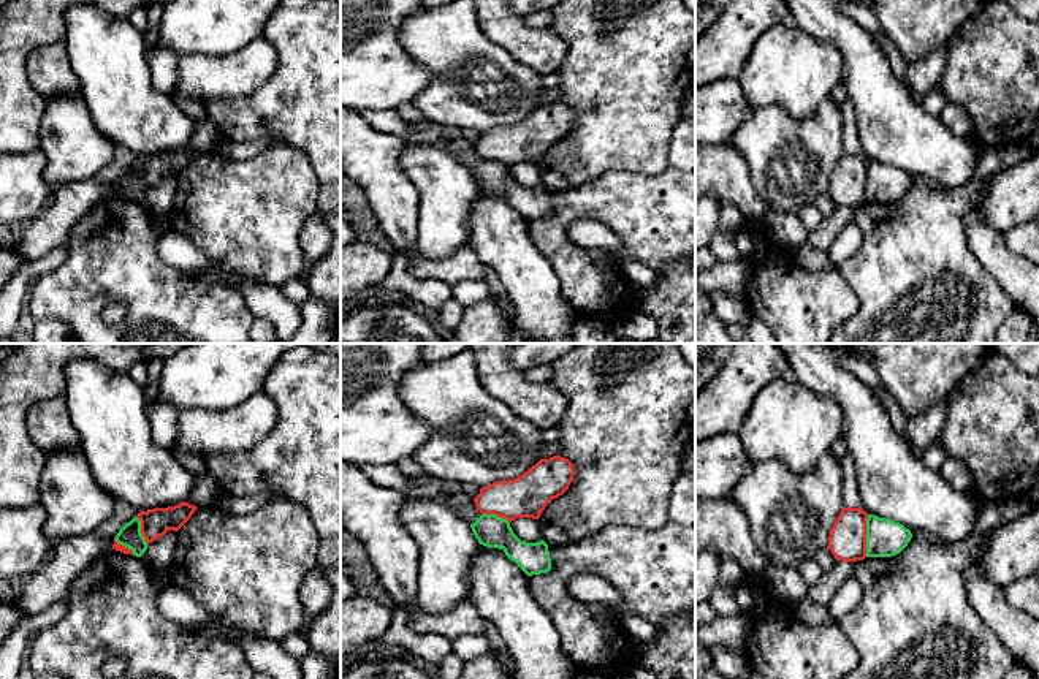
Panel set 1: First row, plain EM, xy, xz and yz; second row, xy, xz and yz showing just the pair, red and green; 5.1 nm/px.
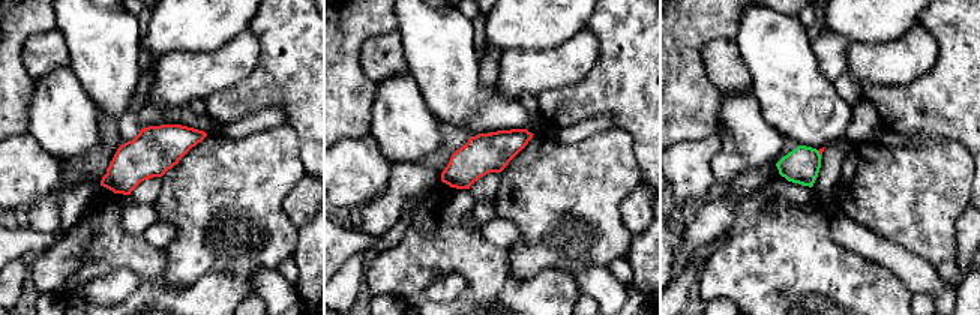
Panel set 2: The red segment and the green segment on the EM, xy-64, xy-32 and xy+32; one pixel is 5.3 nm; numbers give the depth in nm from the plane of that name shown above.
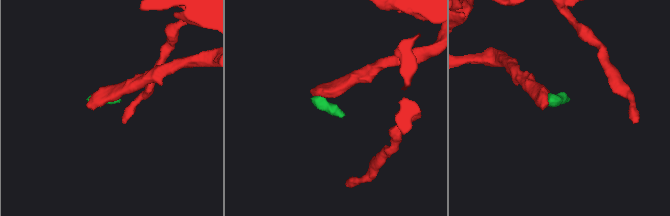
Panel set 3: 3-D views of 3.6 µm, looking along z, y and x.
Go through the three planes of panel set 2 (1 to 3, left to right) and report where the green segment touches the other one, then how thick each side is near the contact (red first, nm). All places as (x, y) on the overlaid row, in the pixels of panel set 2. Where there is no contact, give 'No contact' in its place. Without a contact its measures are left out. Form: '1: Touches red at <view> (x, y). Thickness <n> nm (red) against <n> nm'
1: No contact
2: No contact
3: Touches red at xy+32 (820, 153). Thickness 20 nm (red) against 190 nm

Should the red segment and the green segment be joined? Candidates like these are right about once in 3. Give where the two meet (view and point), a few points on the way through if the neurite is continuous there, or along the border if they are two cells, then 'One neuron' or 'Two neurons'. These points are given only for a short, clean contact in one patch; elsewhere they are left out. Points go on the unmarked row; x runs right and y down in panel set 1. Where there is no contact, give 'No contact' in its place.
Touches red at yz (865, 181). Boundary: yz (868, 160), (865, 201). Two neurons

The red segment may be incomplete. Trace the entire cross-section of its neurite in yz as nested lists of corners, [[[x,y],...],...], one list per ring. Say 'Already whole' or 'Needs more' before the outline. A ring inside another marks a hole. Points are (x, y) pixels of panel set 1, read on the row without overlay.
Already whole. [[[843,154],[828,182],[828,195],[836,206],[855,207],[866,203],[868,158],[858,154]]]

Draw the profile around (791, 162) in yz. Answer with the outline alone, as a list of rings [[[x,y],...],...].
[[[827,98],[801,120],[795,120],[779,106],[755,109],[729,142],[746,158],[759,196],[778,212],[797,212],[828,192],[832,173],[844,154],[841,106]]]

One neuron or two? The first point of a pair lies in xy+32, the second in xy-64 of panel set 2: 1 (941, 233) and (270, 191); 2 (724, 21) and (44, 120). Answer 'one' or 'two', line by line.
1: one
2: two

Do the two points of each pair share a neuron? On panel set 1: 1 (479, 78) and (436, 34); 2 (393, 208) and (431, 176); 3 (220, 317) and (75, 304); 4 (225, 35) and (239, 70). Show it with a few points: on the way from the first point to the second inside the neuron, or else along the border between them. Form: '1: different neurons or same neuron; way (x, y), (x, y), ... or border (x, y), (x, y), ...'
1: same neuron; way (468, 67), (447, 45)
2: different neurons; border (403, 152), (399, 168), (418, 193), (417, 225)
3: same neuron; way (184, 317), (176, 317), (146, 287), (111, 287)
4: different neurons; border (262, 34), (222, 56), (195, 53)

